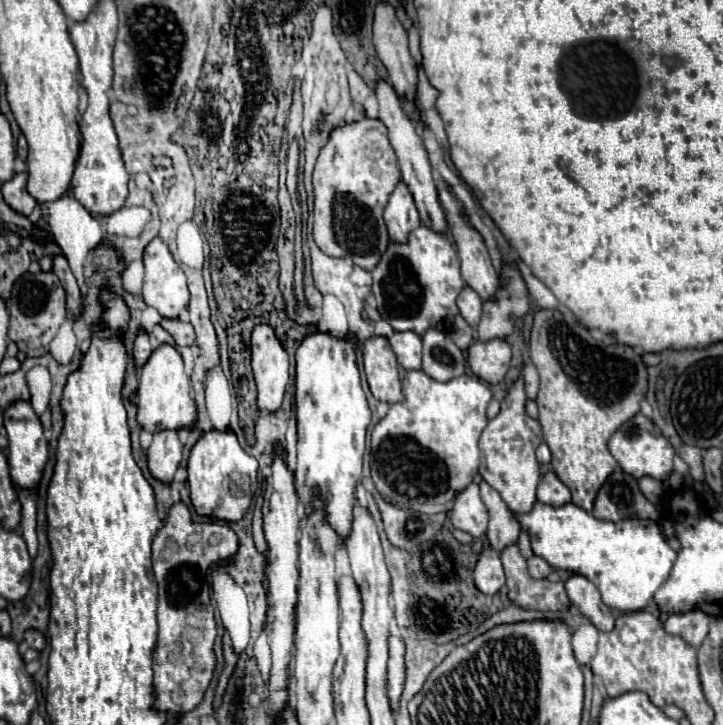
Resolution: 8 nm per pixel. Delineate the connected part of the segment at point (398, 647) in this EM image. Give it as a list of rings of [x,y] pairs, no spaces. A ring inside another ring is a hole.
[[[390,637],[390,661],[388,661],[388,695],[392,707],[398,705],[404,687],[404,643],[398,637]]]

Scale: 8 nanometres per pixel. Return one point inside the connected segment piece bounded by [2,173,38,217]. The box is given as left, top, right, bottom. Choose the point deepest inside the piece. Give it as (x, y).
(14, 191)

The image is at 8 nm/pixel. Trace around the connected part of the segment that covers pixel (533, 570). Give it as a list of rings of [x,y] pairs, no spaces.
[[[530,557],[528,559],[528,571],[534,579],[544,579],[550,575],[552,567],[542,559],[542,557]]]

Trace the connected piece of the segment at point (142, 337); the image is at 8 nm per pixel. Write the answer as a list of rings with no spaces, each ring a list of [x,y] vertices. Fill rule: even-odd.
[[[140,329],[140,333],[138,333],[138,337],[136,337],[136,341],[134,341],[134,351],[132,351],[132,355],[134,355],[134,365],[136,365],[136,369],[140,369],[146,361],[148,361],[148,357],[150,357],[150,353],[152,353],[152,345],[150,345],[150,337]]]

